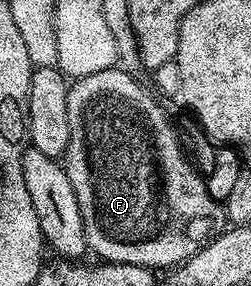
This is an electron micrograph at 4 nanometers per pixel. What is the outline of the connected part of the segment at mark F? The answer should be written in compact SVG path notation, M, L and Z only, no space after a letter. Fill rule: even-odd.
M118 66L109 70L101 70L101 74L89 74L85 78L74 81L68 87L69 94L69 146L63 151L61 163L65 174L69 174L69 182L73 185L73 194L77 194L77 206L81 210L81 222L83 223L83 237L87 239L88 249L92 253L99 255L98 259L112 264L132 264L142 268L152 270L170 270L183 261L203 249L204 244L208 243L220 231L219 212L221 216L221 204L211 197L211 192L207 189L208 182L201 175L194 163L189 159L188 153L183 153L183 148L179 145L179 136L175 133L175 128L171 125L169 117L163 113L163 108L158 104L150 91L146 92L137 82L134 75L123 72Z

